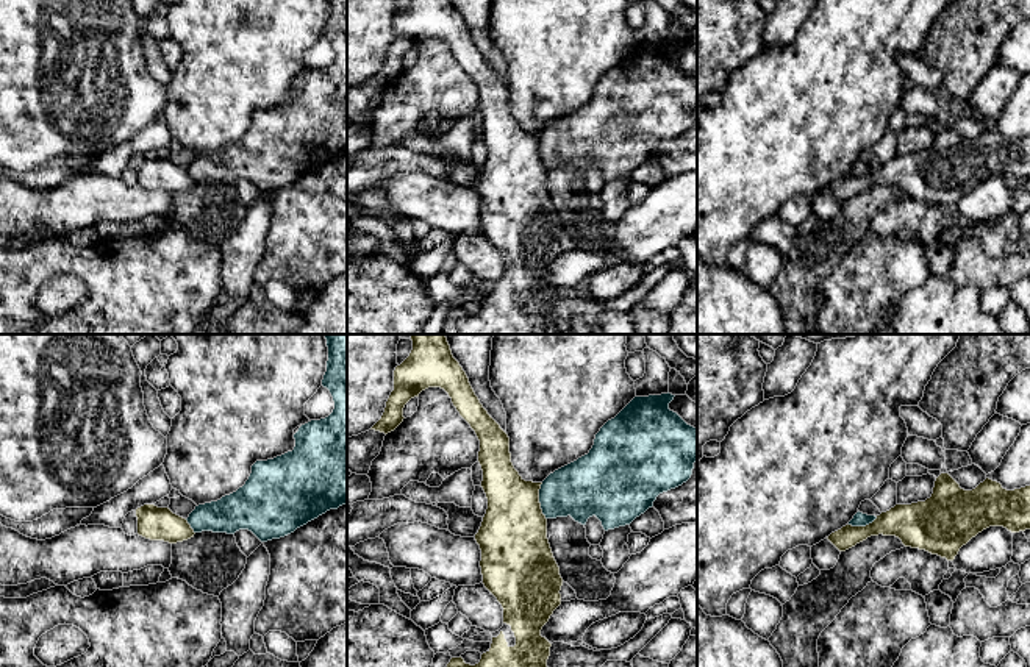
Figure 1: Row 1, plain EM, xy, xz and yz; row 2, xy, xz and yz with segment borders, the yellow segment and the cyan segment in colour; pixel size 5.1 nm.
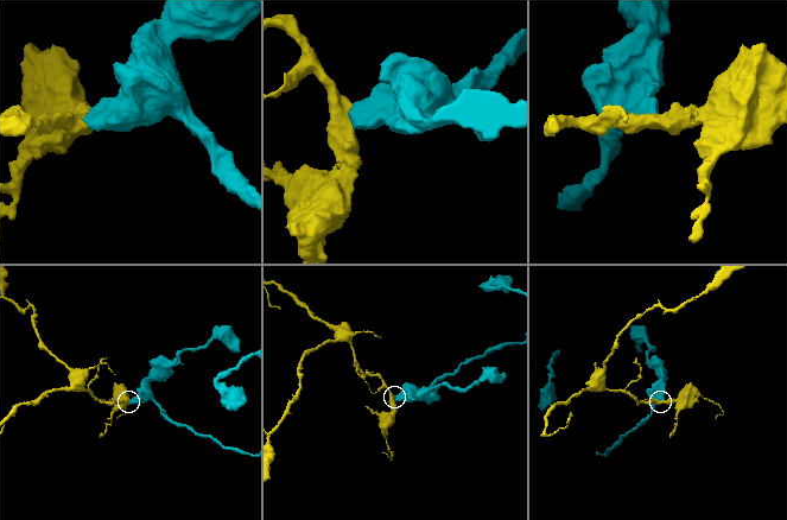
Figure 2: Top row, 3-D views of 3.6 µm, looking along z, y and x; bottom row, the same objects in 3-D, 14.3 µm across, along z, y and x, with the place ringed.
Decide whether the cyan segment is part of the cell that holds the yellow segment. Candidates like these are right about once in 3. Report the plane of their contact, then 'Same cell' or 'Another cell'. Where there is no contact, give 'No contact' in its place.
Touches yellow in xz. Another cell

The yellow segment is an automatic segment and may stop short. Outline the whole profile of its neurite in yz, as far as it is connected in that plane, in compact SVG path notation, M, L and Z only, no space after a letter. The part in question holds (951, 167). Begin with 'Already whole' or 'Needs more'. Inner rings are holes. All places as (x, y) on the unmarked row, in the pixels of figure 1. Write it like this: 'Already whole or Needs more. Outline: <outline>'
Already whole. Outline: M941 123L935 131L932 147L925 152L896 155L877 166L872 173L866 177L846 175L827 189L839 202L846 202L871 186L896 186L905 197L953 211L963 195L989 177L1003 177L1011 183L1030 180L1030 136L1007 141L1000 133L986 128L975 139L964 141L949 123Z

